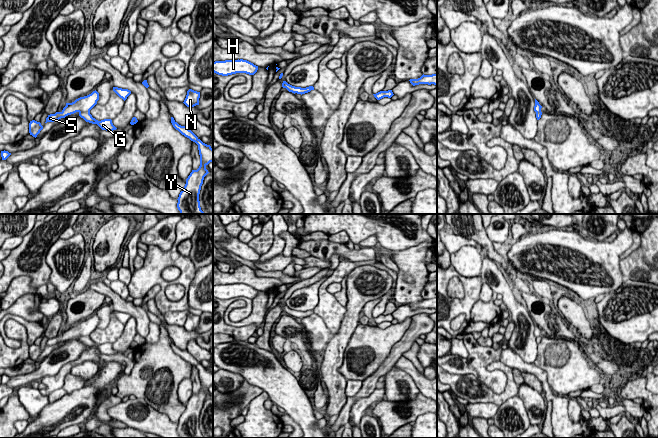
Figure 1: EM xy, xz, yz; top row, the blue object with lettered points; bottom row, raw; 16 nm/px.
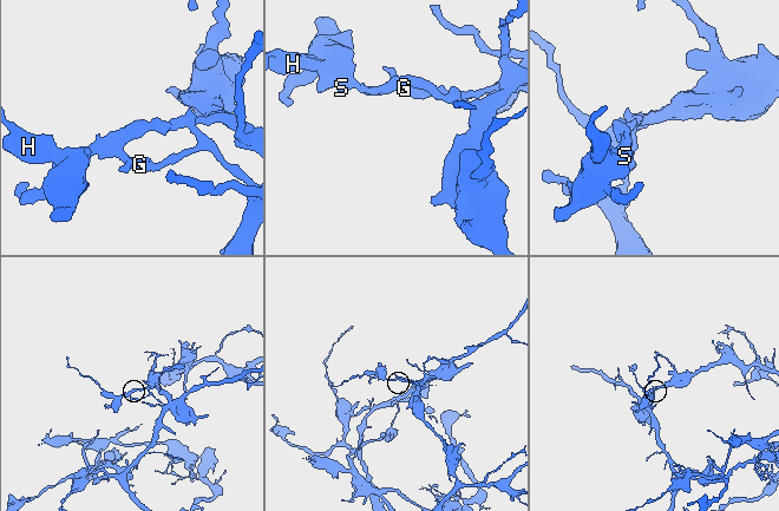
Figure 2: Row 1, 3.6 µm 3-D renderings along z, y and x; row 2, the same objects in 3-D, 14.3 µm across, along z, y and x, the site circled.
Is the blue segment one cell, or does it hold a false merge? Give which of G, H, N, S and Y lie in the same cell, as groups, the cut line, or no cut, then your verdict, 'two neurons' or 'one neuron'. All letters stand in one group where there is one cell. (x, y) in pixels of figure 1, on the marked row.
groups G Y / H N S; cut xy (89, 110), (78, 111); two neurons

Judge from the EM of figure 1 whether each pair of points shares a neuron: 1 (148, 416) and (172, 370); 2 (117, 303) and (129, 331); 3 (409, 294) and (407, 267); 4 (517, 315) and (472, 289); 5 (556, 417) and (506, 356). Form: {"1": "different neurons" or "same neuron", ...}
{"1": "different neurons", "2": "different neurons", "3": "same neuron", "4": "different neurons", "5": "same neuron"}

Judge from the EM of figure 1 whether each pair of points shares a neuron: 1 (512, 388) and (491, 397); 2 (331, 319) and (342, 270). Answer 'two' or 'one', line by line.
1: one
2: one

